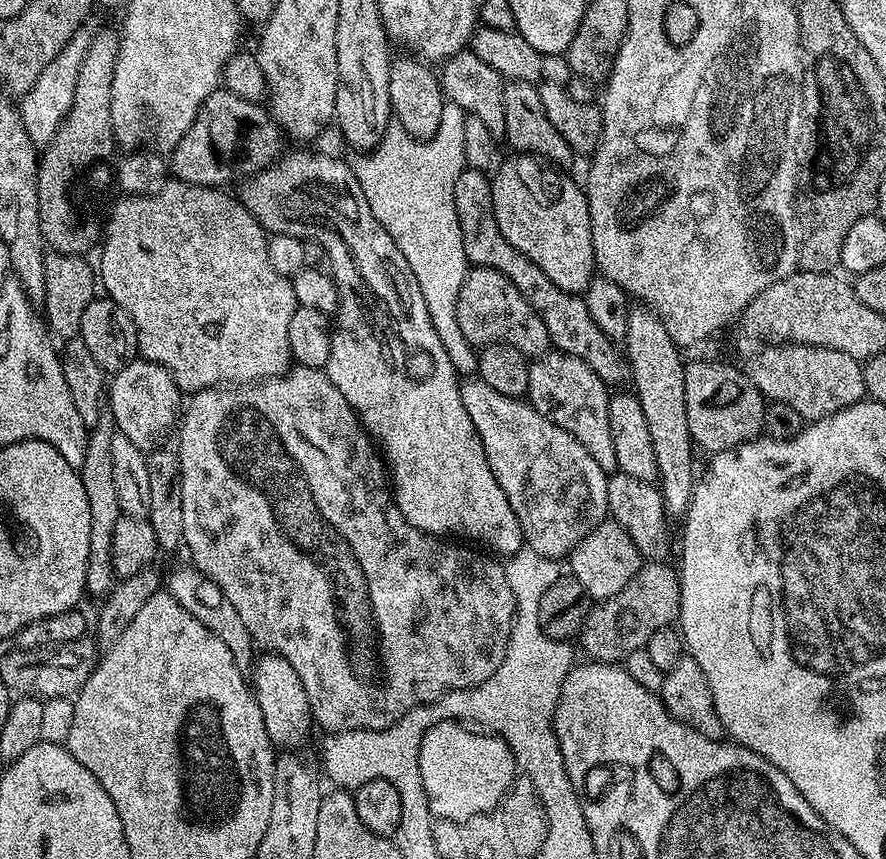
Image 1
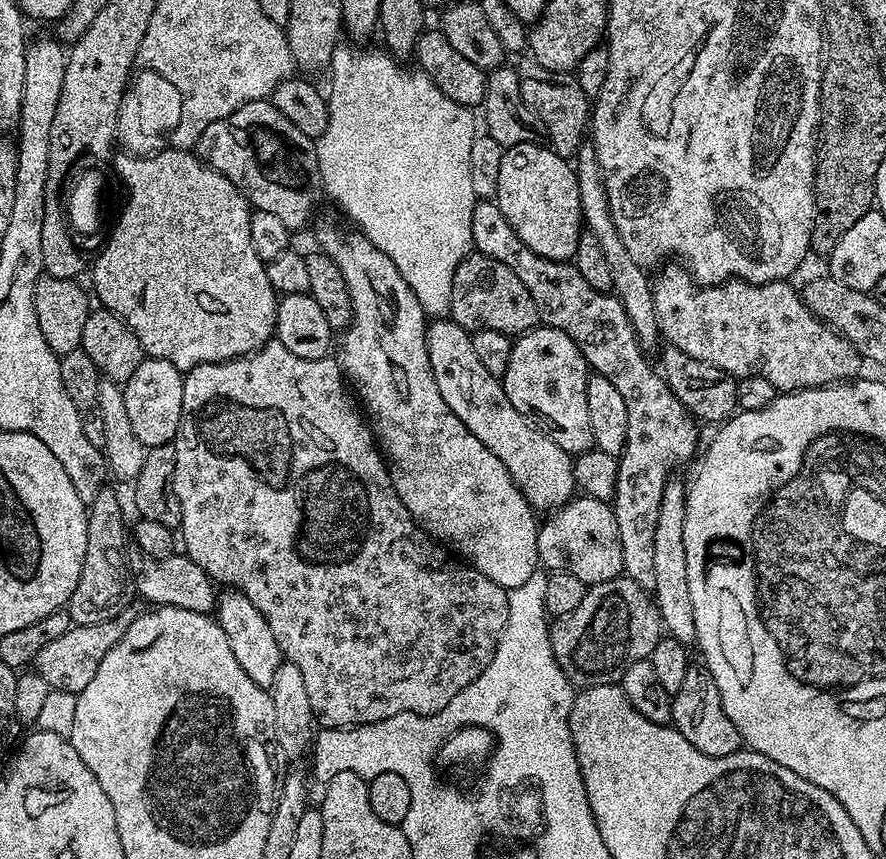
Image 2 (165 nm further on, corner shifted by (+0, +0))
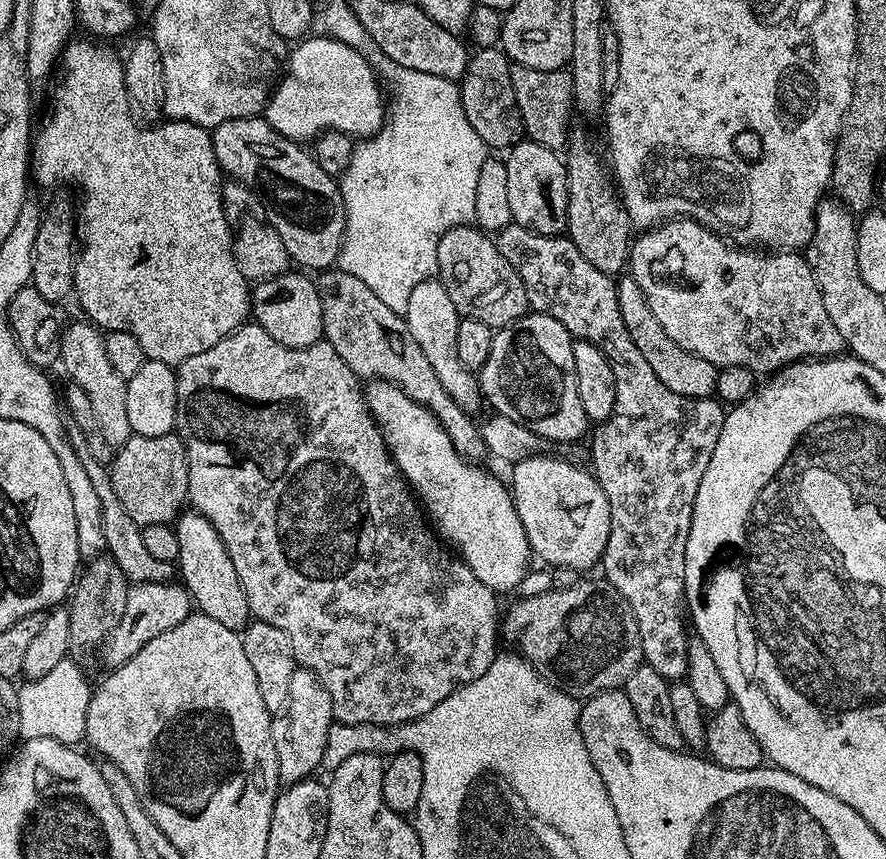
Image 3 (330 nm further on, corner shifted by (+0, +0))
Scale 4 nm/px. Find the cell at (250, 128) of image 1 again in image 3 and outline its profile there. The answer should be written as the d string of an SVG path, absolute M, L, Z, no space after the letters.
M247 116L241 120L222 122L211 129L212 145L221 173L233 180L241 180L247 188L252 189L264 206L267 223L282 238L286 245L289 261L296 260L301 269L328 270L339 261L340 247L344 241L344 199L340 193L339 183L322 166L318 166L311 151L303 152L295 140L287 140L278 130L274 130L268 121L260 116Z

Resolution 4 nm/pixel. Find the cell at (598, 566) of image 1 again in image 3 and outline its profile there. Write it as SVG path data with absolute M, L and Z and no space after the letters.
M541 454L519 460L510 468L512 504L518 510L518 518L522 518L522 530L526 530L532 555L537 561L545 560L552 568L572 567L586 570L594 567L595 564L597 567L604 559L606 542L610 538L610 502L606 502L606 494L602 486L587 467L565 460L559 454L548 455Z

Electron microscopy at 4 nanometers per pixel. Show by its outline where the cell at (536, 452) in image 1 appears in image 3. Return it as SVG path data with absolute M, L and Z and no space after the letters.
M439 279L423 280L414 286L410 294L410 306L402 313L404 321L408 324L410 334L414 334L414 342L422 346L426 358L430 358L430 366L434 366L434 374L438 374L438 382L446 386L446 394L464 411L472 414L475 408L482 404L482 393L477 373L466 367L462 358L458 358L458 326L461 314L450 302L450 294L446 294L444 285Z

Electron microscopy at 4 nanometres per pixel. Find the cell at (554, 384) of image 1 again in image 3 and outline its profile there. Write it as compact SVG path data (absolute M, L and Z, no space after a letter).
M529 311L522 318L518 318L512 324L507 324L505 328L499 329L492 337L492 345L490 346L490 358L486 358L486 362L478 369L478 379L480 381L480 390L485 401L492 403L491 411L493 413L505 416L506 418L514 418L522 426L526 426L530 430L534 430L534 434L541 436L545 442L555 442L560 436L568 436L573 442L580 442L589 435L590 421L586 410L582 410L582 401L578 398L578 382L574 378L574 350L572 345L574 338L566 330L566 326L562 326L562 322L558 322L558 318L550 318L541 312Z

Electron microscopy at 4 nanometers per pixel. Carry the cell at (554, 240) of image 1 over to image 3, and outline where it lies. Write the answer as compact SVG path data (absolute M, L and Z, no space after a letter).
M524 138L513 144L506 152L506 195L510 198L510 214L513 221L526 230L537 232L543 236L561 235L568 227L568 191L566 190L566 170L563 159L553 149L542 146L538 142Z

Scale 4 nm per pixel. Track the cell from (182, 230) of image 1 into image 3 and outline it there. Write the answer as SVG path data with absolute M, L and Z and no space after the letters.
M92 38L84 39L88 40L69 40L60 56L58 71L54 76L57 84L56 101L53 102L48 117L41 122L40 128L38 124L30 141L30 176L35 183L37 180L44 188L52 188L60 183L80 184L81 190L84 191L84 201L81 202L80 208L78 204L78 255L74 270L74 300L80 303L81 310L85 312L81 313L105 333L134 334L147 359L178 366L186 358L202 354L202 350L210 350L210 346L222 342L222 338L239 328L250 316L250 282L234 262L234 228L228 223L222 206L222 173L214 154L212 133L209 129L185 120L165 119L151 126L135 124L134 121L128 120L128 112L133 111L133 106L124 85L124 65L121 57L116 57L104 45L107 43L97 42Z

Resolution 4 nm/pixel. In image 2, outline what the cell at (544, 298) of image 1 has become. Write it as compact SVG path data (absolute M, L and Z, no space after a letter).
M480 198L477 199L475 206L470 214L470 234L472 235L472 247L481 256L489 256L498 262L502 262L502 266L506 266L506 270L514 270L518 282L522 282L522 286L526 286L526 290L530 290L530 298L534 298L534 306L538 310L540 320L547 327L562 330L562 334L566 334L574 342L574 346L578 346L578 350L582 350L582 354L586 358L589 369L595 375L606 378L618 390L618 394L622 394L622 402L626 402L626 442L624 448L616 461L616 485L614 486L614 494L611 498L611 506L614 510L614 518L618 522L618 538L622 538L622 562L624 563L623 575L629 576L634 582L638 582L638 586L642 586L645 590L652 590L654 584L654 532L657 529L658 512L662 503L663 491L673 475L672 464L684 464L696 452L696 443L700 440L700 432L698 421L692 413L686 410L686 406L682 406L682 402L670 390L670 386L664 381L663 375L647 360L645 349L640 347L638 338L634 334L634 330L630 326L630 318L626 318L626 310L622 310L622 302L618 302L618 298L611 292L599 292L594 290L594 286L590 286L590 282L586 282L586 278L582 278L582 274L578 274L575 263L566 260L551 260L550 258L542 258L542 254L534 254L534 250L530 250L530 246L526 246L526 242L522 242L522 238L518 238L518 234L514 234L514 230L510 226L510 222L506 222L506 218L502 218L502 210L498 210L495 199Z

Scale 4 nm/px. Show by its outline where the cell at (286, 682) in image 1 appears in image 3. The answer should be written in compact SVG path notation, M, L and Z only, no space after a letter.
M195 510L181 511L174 527L178 534L178 576L192 595L195 607L203 615L214 618L214 622L222 622L222 626L237 630L247 628L250 613L246 590L242 590L242 582L238 582L238 570L234 570L234 562L230 562L230 554L222 538L218 538L218 530Z

